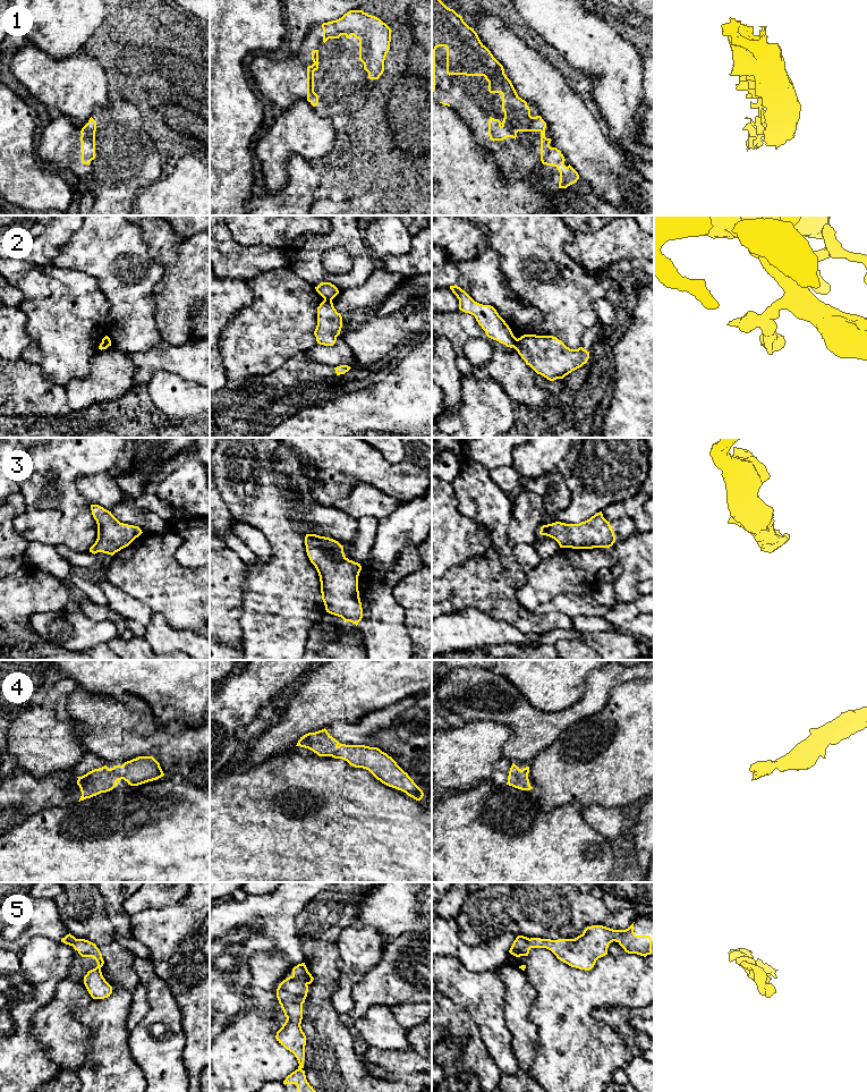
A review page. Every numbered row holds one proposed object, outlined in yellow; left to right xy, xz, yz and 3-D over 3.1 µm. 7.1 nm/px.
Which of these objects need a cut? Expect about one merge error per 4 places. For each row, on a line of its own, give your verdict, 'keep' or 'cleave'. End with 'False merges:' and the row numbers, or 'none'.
1: keep
2: cleave
3: keep
4: keep
5: keep
False merges: 2

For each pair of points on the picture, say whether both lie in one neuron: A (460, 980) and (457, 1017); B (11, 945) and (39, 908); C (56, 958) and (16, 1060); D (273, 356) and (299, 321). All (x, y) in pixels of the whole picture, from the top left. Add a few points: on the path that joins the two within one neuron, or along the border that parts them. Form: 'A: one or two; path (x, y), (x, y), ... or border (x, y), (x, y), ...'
A: two; border (443, 993), (462, 1006), (476, 1024)
B: one; path (23, 939), (36, 928), (39, 920)
C: one; path (36, 983), (36, 989), (17, 1008), (16, 1035)
D: one; path (273, 347), (290, 330)

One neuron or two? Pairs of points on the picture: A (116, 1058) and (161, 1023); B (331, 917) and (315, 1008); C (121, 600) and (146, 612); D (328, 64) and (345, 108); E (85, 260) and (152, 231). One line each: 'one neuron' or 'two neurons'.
A: two neurons
B: one neuron
C: one neuron
D: one neuron
E: two neurons

